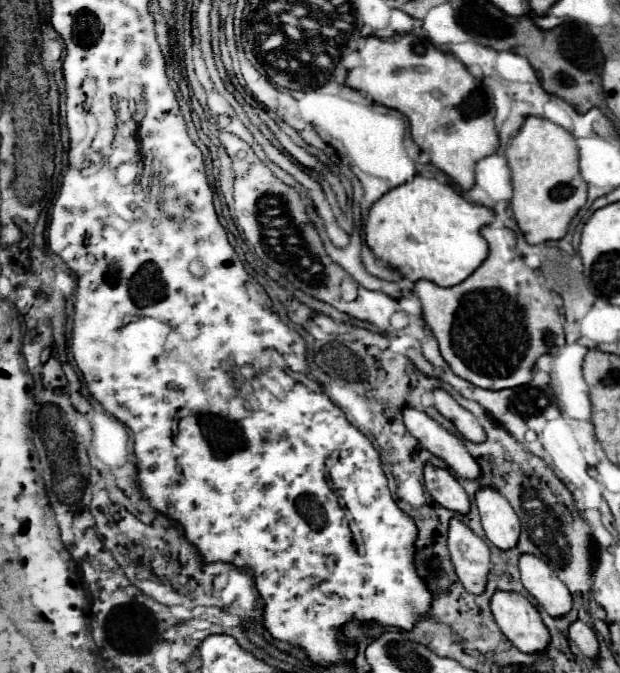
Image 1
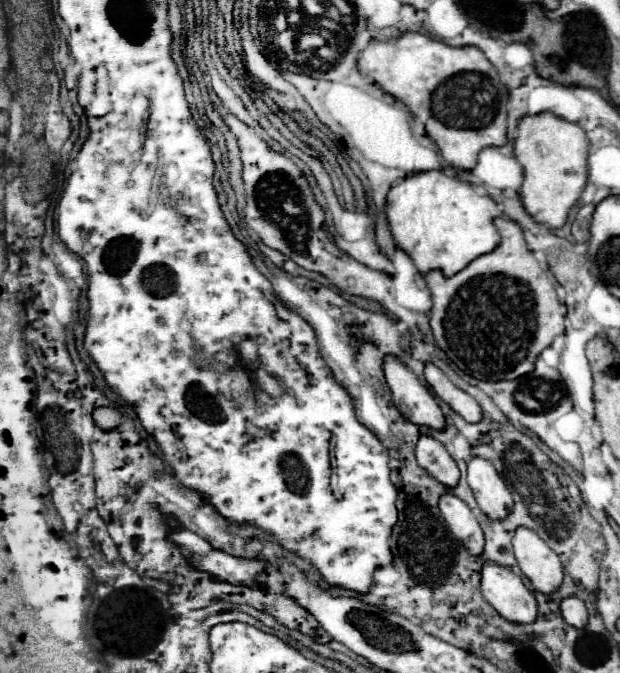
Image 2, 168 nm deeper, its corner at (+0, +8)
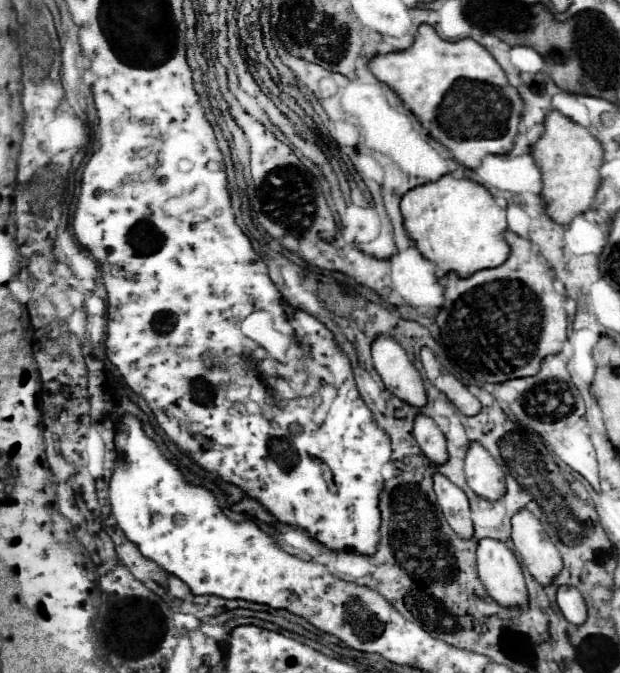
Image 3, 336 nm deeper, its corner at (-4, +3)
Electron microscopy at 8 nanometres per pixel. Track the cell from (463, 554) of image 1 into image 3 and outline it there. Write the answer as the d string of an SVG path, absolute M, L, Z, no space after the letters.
M434 473L434 493L448 525L464 539L472 537L472 519L470 519L470 505L466 493L456 487L448 477L442 473Z

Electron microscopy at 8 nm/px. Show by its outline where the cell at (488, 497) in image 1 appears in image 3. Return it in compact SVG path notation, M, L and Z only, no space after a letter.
M472 441L466 451L464 471L468 485L476 495L490 501L496 501L504 495L504 471L494 461L494 457L476 441Z

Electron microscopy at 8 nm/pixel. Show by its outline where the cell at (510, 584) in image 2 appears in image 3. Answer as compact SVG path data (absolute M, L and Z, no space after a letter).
M480 539L476 549L478 575L488 595L500 605L526 607L528 593L516 555L498 539Z

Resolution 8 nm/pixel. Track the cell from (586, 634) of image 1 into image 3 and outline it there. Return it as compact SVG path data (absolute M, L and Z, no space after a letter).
M558 587L558 607L562 611L562 615L574 623L574 625L582 625L586 621L586 605L582 599L582 593L578 593L578 589L574 587Z

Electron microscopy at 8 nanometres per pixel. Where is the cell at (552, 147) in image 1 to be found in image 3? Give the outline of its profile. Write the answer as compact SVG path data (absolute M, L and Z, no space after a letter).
M552 111L546 121L546 131L532 147L532 155L542 171L544 179L544 203L546 213L556 223L570 223L576 215L590 209L600 185L600 167L604 163L604 151L590 129L564 117L560 111Z

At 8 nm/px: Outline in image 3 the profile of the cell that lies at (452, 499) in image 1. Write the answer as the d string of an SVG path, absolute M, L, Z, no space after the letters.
M416 415L414 419L414 437L420 445L420 449L424 451L424 455L442 465L448 459L448 451L446 451L446 437L442 435L442 431L438 429L438 425L434 423L434 419L430 419L428 415Z

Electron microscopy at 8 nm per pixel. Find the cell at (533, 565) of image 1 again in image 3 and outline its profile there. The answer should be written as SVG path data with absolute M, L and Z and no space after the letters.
M520 509L512 517L512 541L538 583L548 585L562 571L562 557L532 511Z

